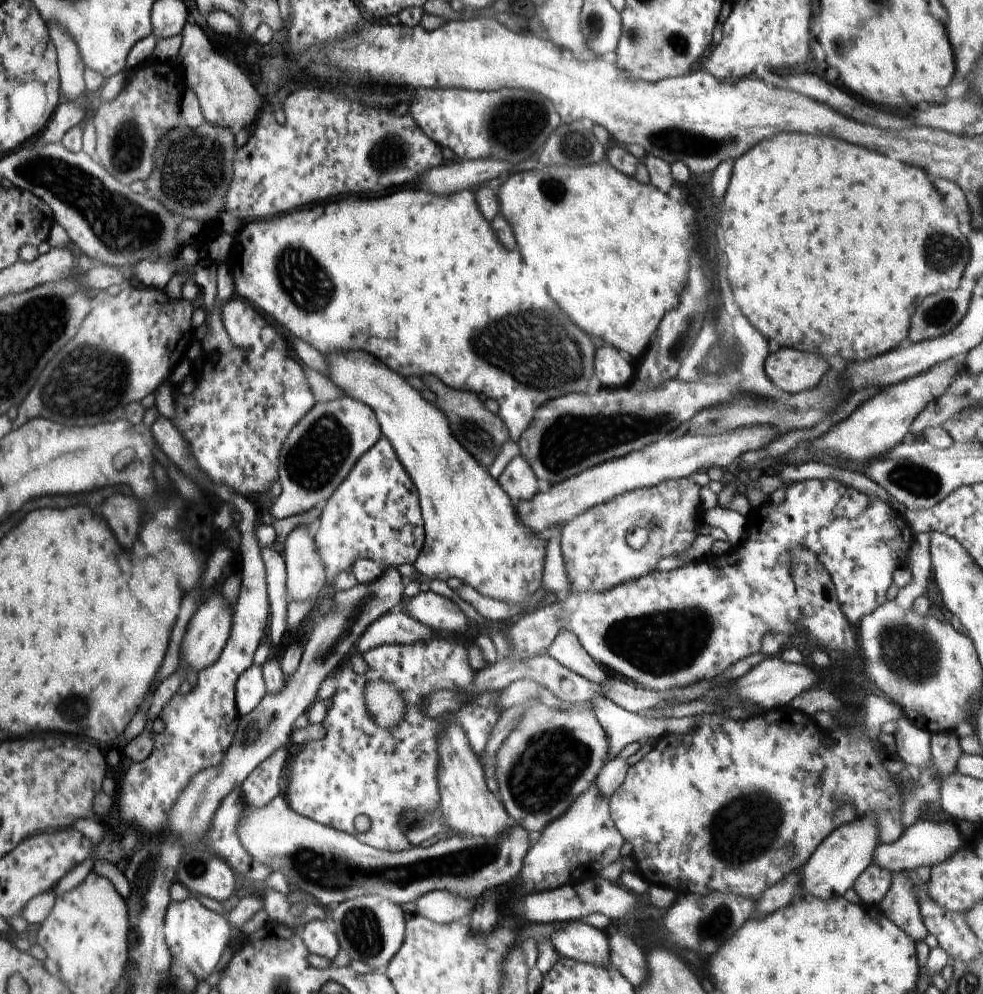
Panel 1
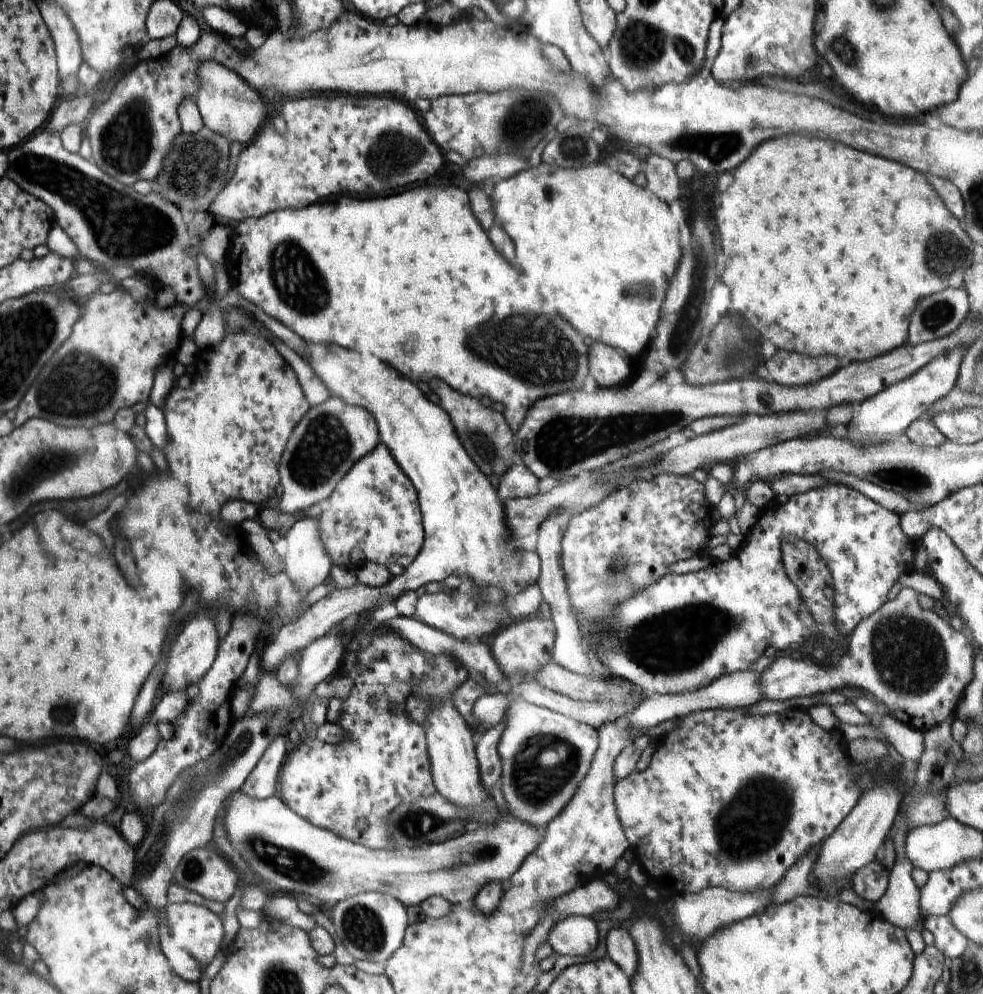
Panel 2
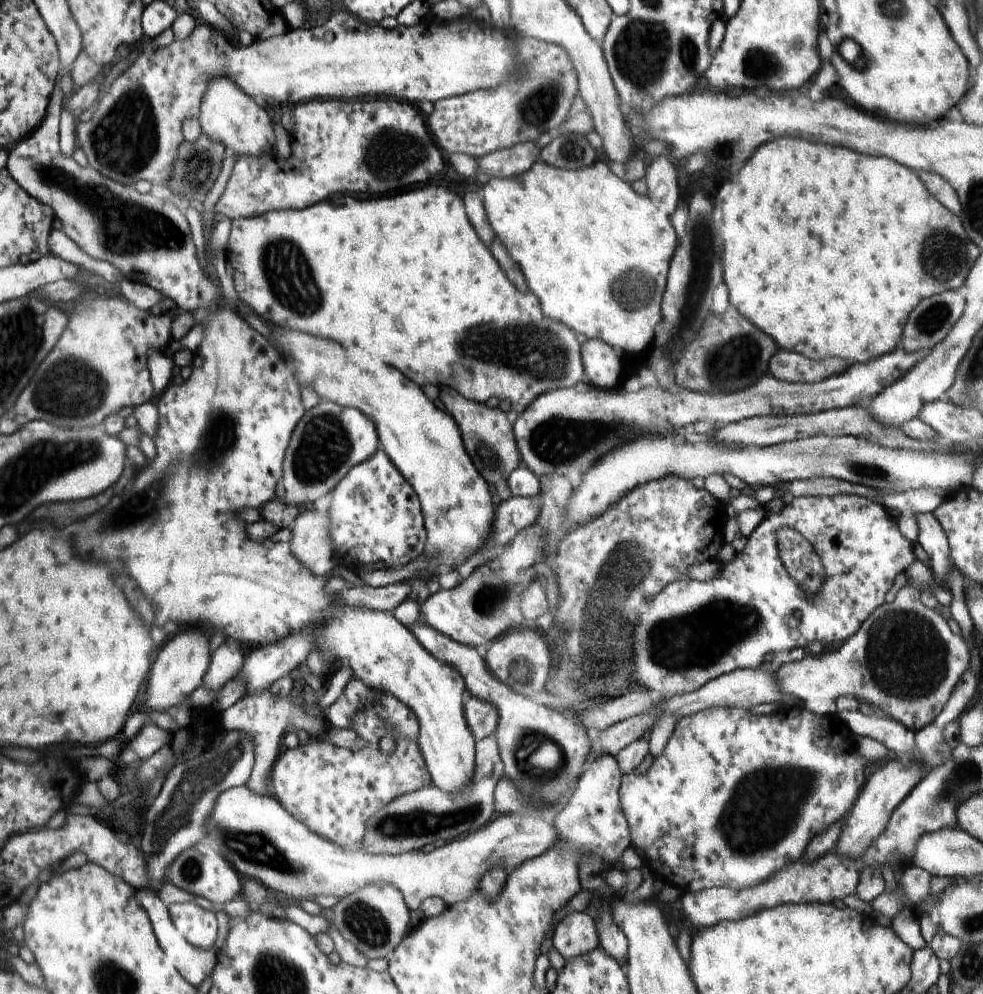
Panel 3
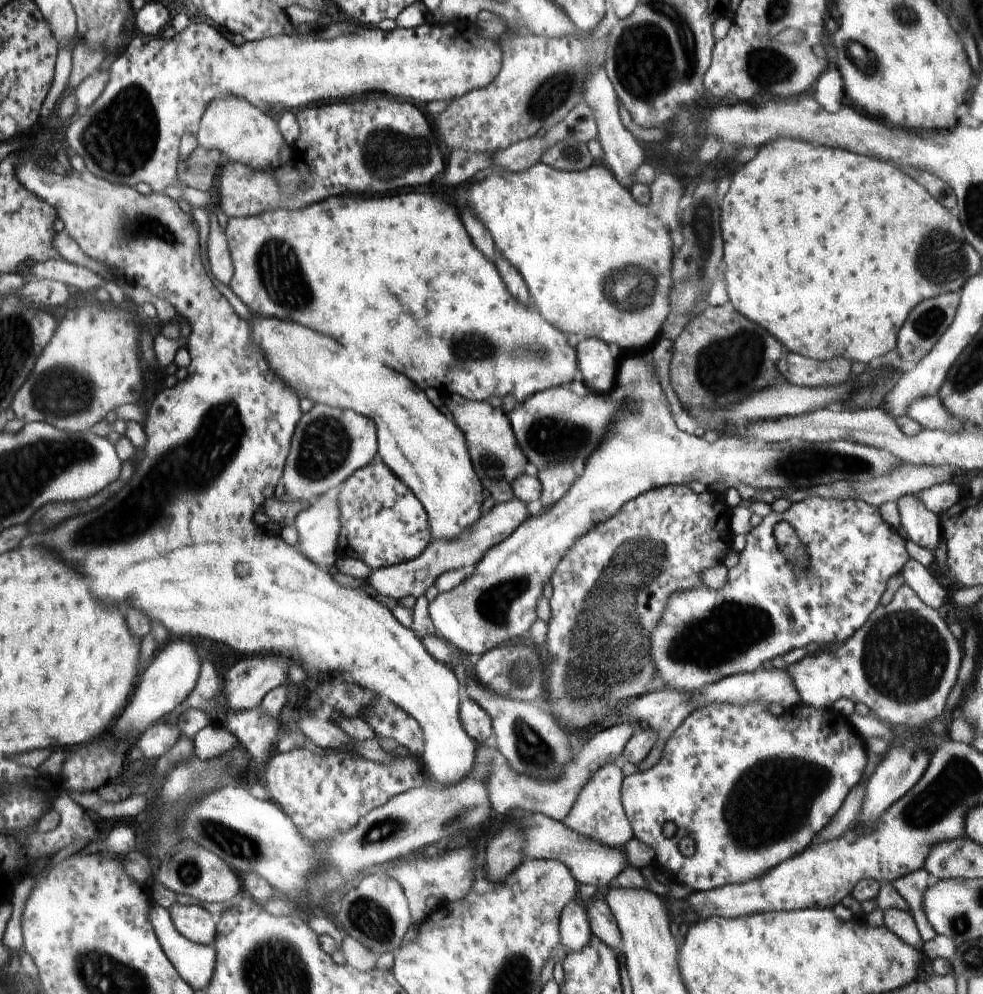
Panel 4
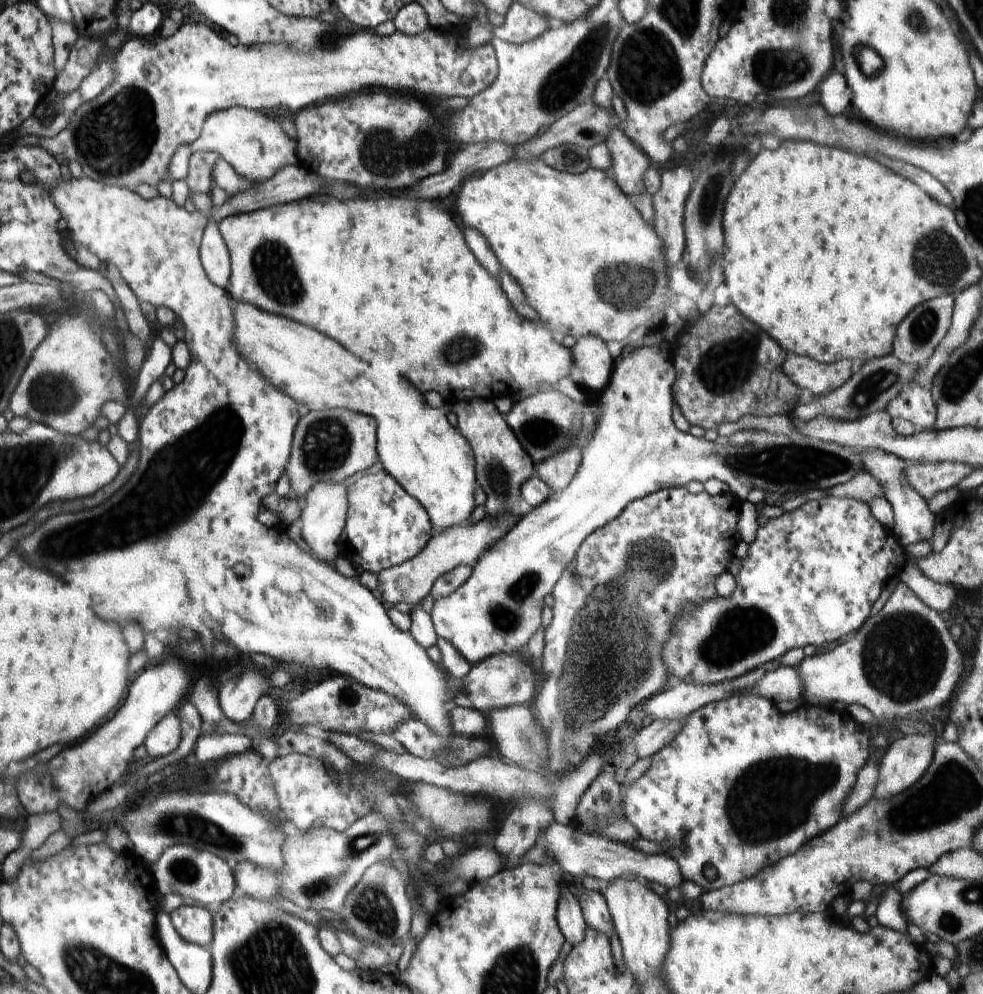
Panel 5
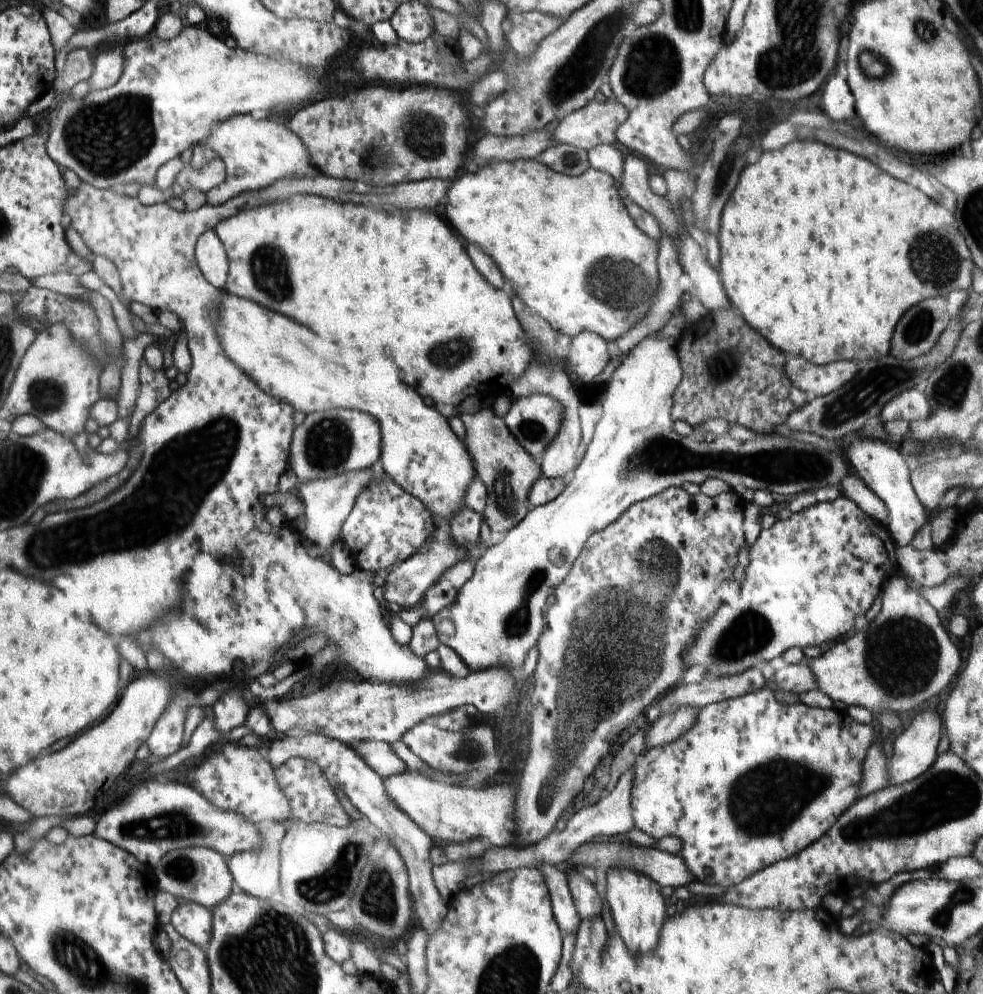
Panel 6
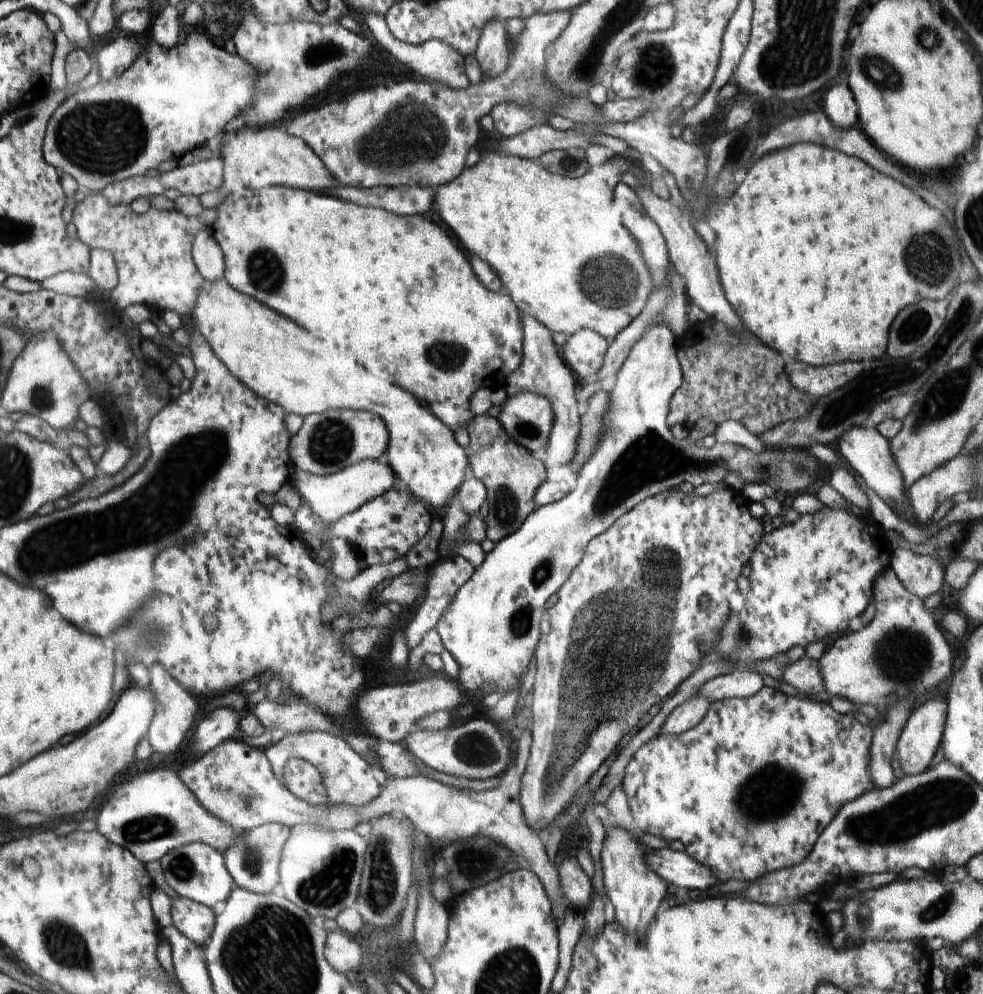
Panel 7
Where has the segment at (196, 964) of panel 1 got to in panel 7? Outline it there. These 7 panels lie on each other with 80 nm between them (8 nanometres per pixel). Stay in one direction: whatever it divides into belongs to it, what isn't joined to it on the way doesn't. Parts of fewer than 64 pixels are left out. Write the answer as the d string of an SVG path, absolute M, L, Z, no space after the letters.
M186 897L172 900L172 924L204 950L215 925L216 910Z

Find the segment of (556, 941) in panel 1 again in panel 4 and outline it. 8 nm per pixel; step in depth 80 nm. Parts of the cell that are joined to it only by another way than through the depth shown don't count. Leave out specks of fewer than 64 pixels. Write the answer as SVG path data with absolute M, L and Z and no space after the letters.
M570 900L559 918L560 947L570 952L580 952L586 948L592 940L592 926L588 922L588 916L584 906L580 906L575 900Z

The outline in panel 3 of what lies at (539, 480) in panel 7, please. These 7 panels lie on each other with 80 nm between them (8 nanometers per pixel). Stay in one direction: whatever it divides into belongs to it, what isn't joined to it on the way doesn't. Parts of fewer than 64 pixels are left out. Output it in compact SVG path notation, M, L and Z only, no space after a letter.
M438 386L439 399L444 403L446 412L454 419L459 428L466 452L472 460L480 476L489 484L494 486L502 501L513 496L509 489L507 480L513 470L518 468L521 456L516 446L513 433L513 423L510 414L505 413L498 407L489 408L486 403L479 403L464 398L454 389Z

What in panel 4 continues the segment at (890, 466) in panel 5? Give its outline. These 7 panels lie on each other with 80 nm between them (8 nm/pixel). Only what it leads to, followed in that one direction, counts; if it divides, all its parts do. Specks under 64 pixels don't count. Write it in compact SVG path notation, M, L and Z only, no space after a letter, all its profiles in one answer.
M902 495L897 506L901 524L899 531L905 540L912 540L934 553L943 536L940 516L928 510L916 495Z

